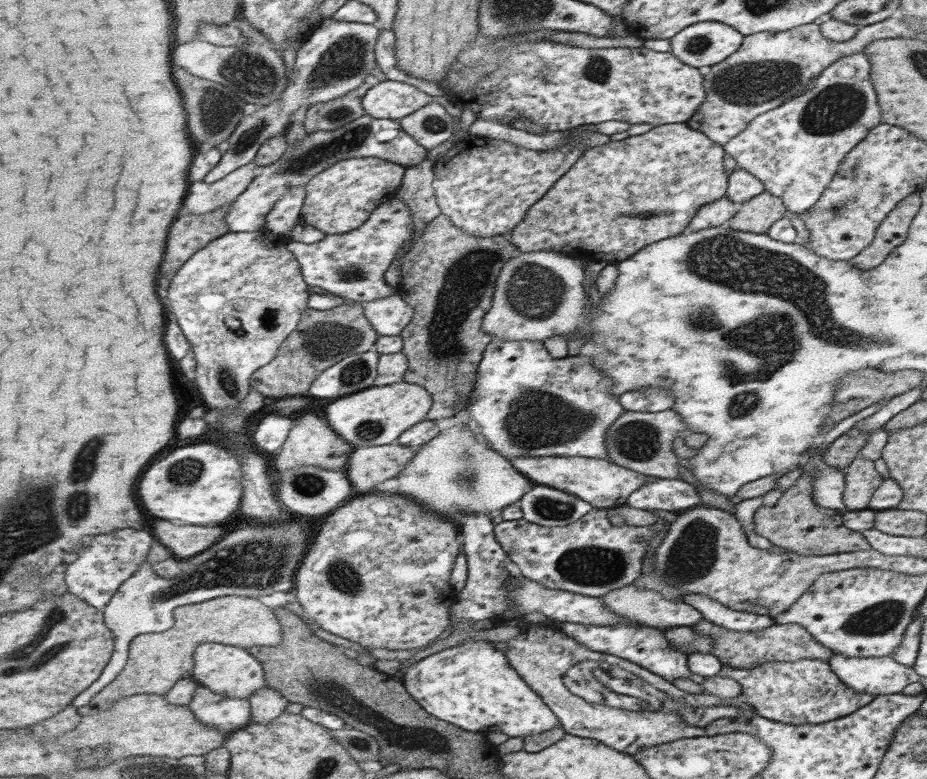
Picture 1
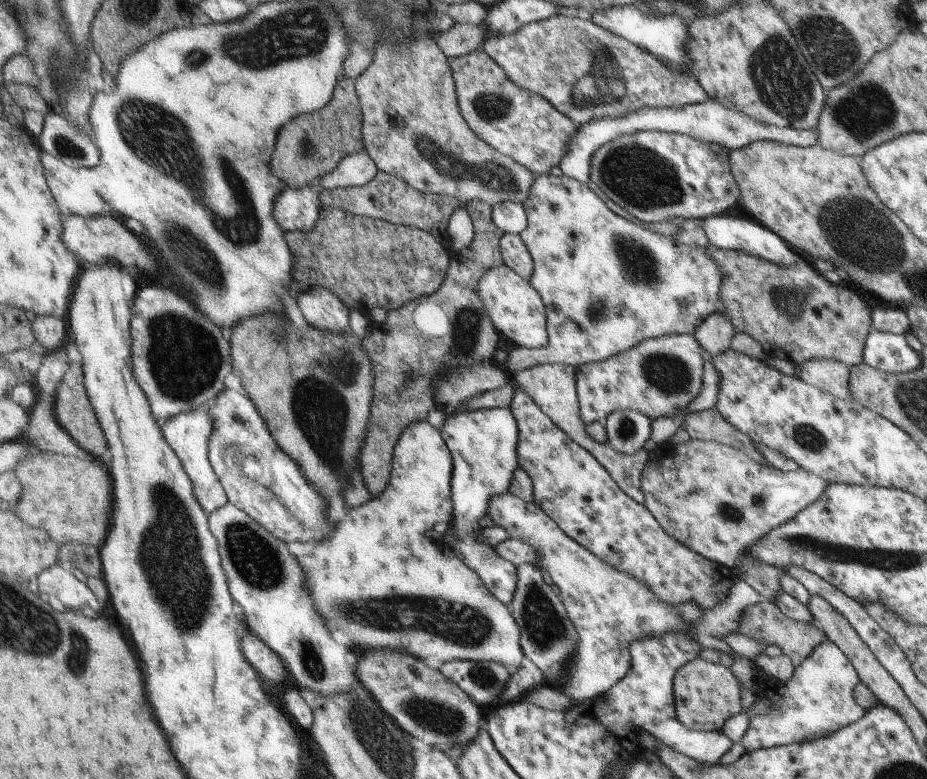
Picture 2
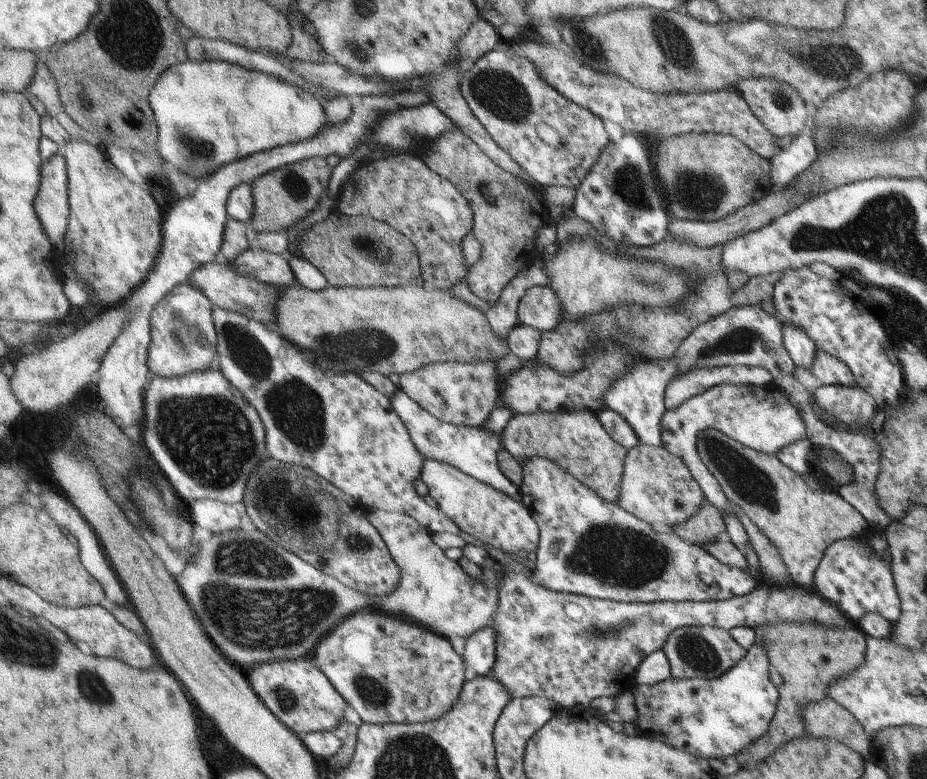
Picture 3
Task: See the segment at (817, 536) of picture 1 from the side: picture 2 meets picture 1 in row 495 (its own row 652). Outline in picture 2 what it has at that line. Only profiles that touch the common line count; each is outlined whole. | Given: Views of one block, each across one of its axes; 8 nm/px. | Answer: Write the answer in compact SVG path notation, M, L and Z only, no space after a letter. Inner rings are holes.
M762 599L751 604L742 613L736 633L751 637L763 646L768 644L777 646L781 654L787 656L794 667L799 666L820 642L827 640L824 633L813 622L791 620L779 613L768 601Z

